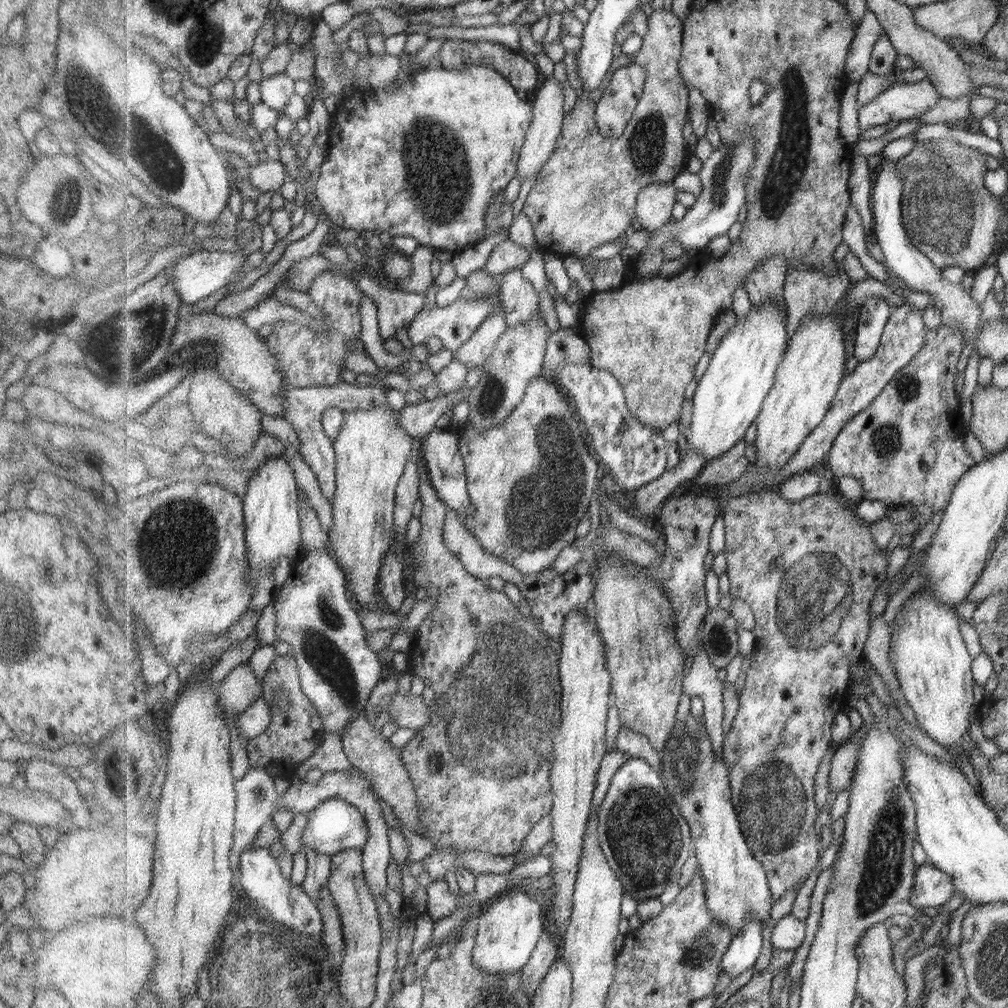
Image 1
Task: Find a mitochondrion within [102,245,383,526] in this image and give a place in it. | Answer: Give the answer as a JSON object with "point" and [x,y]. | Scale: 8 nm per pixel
{"point":[154,322]}

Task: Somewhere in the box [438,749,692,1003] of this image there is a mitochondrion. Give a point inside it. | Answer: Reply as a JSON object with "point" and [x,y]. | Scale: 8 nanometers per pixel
{"point":[646,838]}

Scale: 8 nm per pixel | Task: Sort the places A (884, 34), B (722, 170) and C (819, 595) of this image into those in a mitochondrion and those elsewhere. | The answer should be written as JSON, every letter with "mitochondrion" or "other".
{"A":"other","B":"mitochondrion","C":"mitochondrion"}

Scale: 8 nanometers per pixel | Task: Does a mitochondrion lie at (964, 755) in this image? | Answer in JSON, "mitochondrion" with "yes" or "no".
{"mitochondrion":"no"}

